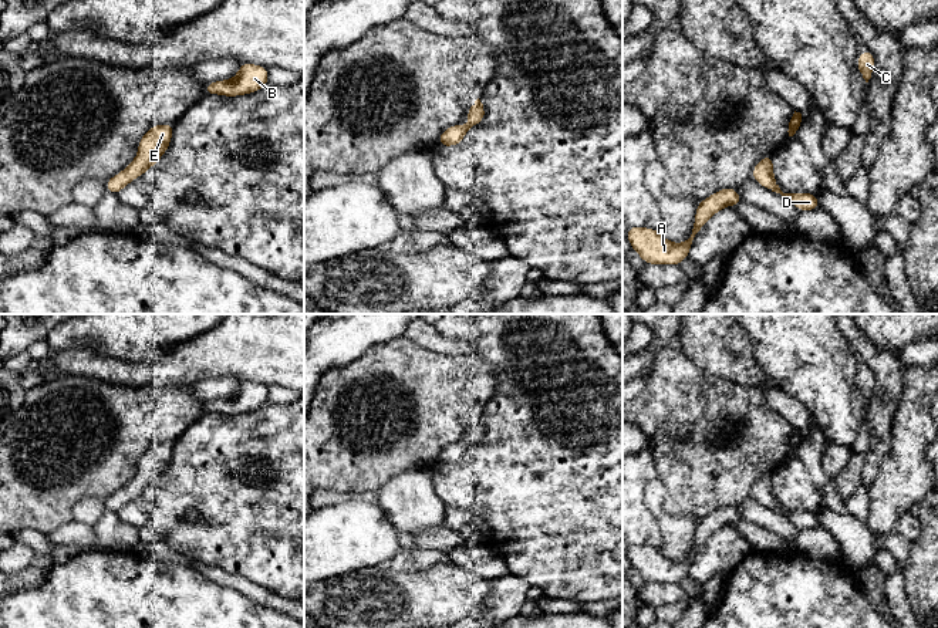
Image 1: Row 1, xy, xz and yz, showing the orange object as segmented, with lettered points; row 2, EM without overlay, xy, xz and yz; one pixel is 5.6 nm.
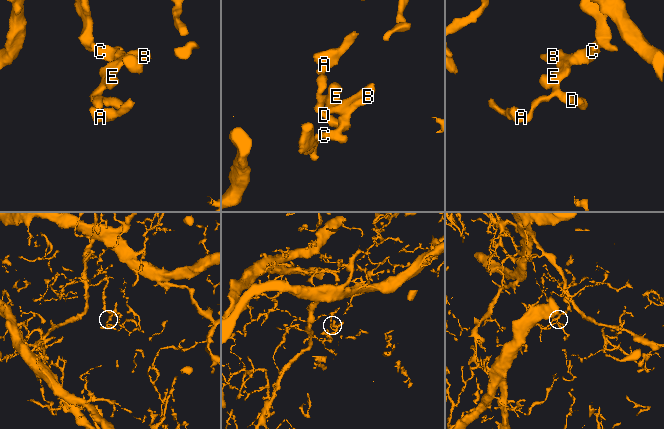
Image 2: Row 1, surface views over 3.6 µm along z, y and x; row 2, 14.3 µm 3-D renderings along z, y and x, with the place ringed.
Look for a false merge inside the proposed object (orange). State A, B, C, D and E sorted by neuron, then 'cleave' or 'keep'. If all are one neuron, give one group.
groups A D / B C E; cleave

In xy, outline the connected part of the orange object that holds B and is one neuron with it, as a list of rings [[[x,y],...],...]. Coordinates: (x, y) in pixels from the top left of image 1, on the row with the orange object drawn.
[[[242,63],[234,78],[213,81],[205,85],[203,94],[239,97],[259,91],[269,84],[269,68],[250,63]]]

